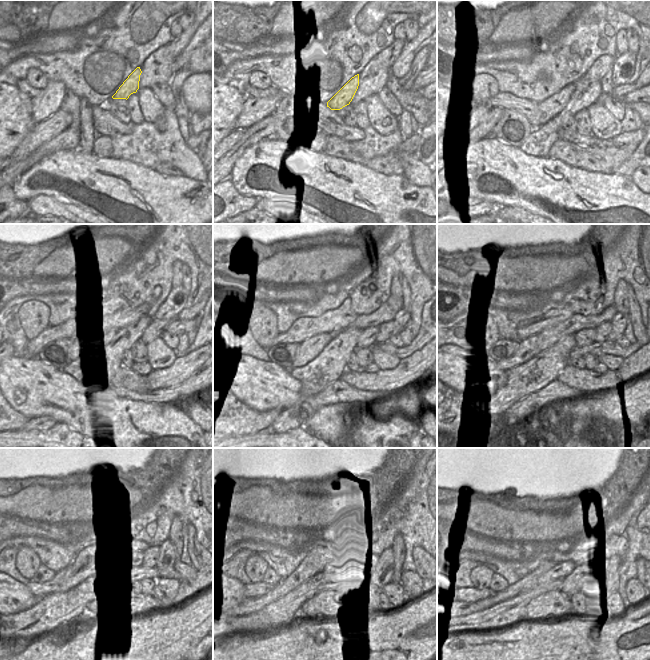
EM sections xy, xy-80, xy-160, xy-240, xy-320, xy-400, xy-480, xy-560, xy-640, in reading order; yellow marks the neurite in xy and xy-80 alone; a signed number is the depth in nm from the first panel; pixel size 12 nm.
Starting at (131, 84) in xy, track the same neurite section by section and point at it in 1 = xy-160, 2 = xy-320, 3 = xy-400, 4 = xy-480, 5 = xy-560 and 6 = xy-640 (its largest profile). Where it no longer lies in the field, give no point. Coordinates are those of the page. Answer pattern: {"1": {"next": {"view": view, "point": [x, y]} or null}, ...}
{"1": {"next": {"view": "xy-160", "point": [554, 105]}}, "2": {"next": {"view": "xy-320", "point": [308, 350]}}, "3": {"next": {"view": "xy-400", "point": [528, 348]}}, "4": {"next": {"view": "xy-480", "point": [38, 589]}}, "5": {"next": {"view": "xy-560", "point": [257, 589]}}, "6": {"next": {"view": "xy-640", "point": [468, 594]}}}

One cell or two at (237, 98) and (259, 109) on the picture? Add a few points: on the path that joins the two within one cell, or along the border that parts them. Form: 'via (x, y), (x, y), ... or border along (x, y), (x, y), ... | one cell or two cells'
border along (246, 97), (243, 102), (242, 111), (234, 123) | two cells

